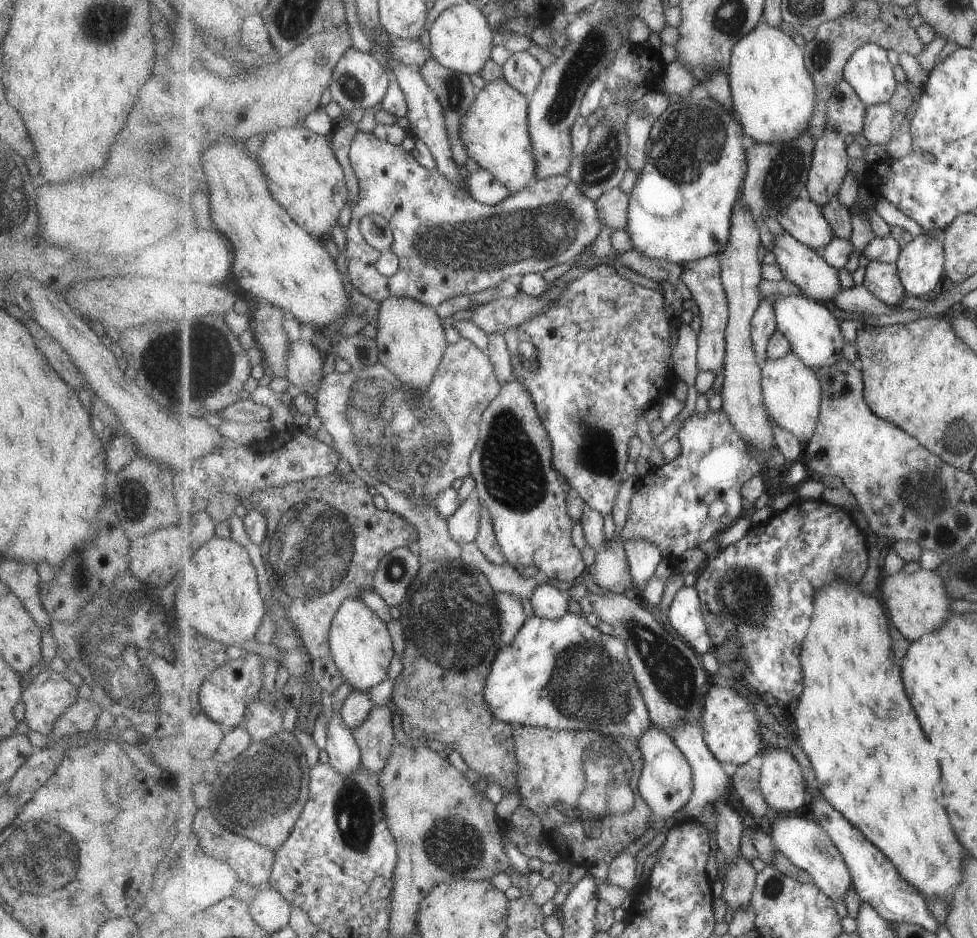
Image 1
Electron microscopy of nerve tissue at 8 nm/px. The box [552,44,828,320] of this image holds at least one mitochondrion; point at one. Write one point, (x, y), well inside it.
(692, 142)

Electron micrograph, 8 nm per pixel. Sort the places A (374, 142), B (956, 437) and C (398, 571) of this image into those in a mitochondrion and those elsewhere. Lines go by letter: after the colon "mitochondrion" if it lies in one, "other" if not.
A: other
B: mitochondrion
C: mitochondrion

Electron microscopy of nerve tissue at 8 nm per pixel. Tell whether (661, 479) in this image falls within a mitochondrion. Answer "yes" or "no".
no

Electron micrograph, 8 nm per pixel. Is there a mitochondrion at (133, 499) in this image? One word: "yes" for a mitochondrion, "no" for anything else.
yes

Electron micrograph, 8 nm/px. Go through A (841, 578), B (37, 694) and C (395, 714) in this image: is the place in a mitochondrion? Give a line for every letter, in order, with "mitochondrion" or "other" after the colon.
A: other
B: other
C: other

